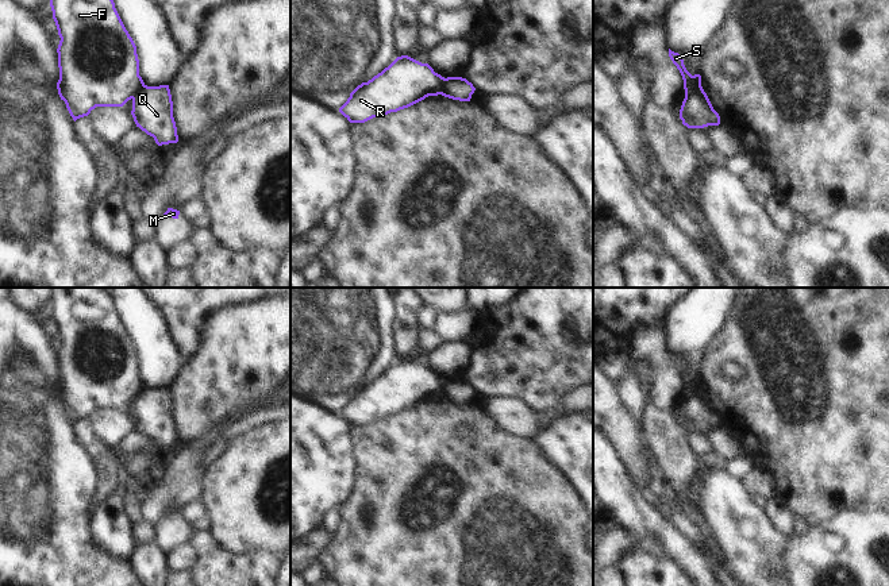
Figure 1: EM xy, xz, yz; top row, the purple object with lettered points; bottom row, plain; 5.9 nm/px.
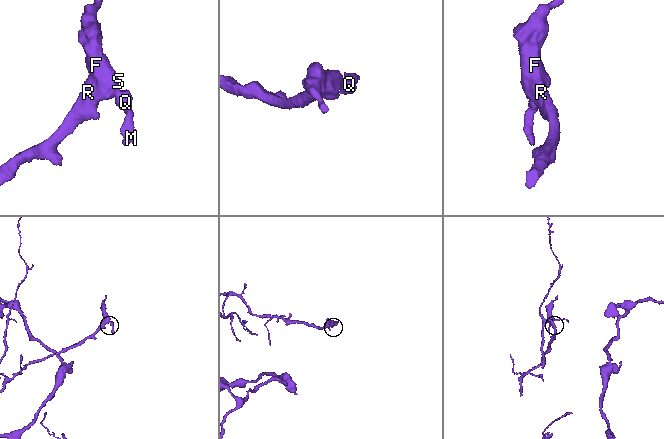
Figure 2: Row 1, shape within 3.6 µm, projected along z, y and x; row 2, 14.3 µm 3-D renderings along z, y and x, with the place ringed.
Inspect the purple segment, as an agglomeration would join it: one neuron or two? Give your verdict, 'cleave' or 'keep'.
cleave

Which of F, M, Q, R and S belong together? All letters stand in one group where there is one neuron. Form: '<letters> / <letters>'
F R S / M Q

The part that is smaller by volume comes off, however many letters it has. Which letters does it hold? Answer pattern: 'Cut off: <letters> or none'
Cut off: M, Q

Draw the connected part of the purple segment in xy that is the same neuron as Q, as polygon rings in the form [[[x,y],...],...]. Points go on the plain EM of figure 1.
[[[143,388],[132,400],[131,417],[136,429],[153,439],[158,448],[178,444],[169,388]]]

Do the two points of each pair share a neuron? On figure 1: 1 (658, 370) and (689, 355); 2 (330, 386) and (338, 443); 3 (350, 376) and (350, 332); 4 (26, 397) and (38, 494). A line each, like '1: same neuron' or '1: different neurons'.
1: different neurons
2: different neurons
3: same neuron
4: same neuron

